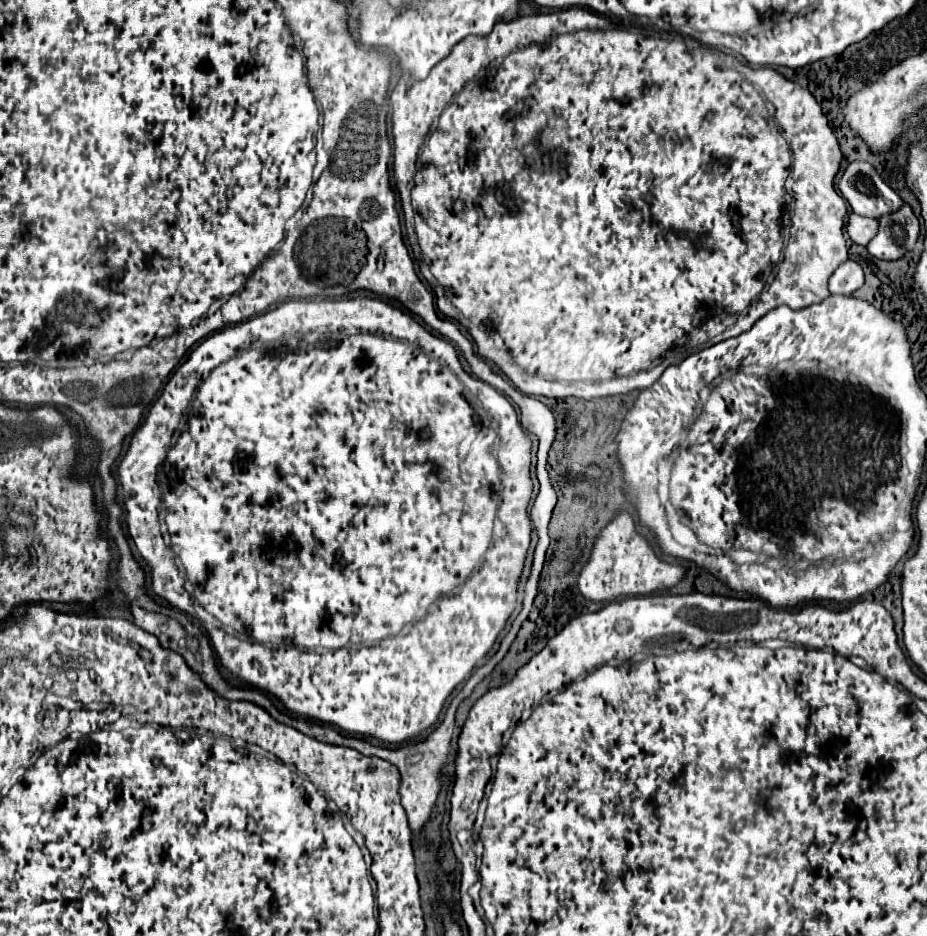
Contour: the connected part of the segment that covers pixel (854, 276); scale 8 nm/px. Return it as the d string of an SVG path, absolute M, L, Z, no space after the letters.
M847 259L829 277L829 291L833 295L851 295L863 285L863 269L859 263Z

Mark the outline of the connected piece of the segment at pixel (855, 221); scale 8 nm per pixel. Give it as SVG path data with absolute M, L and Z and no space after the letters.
M849 213L847 233L857 245L867 245L869 239L877 233L877 219L863 217L863 215L857 215L857 213Z

